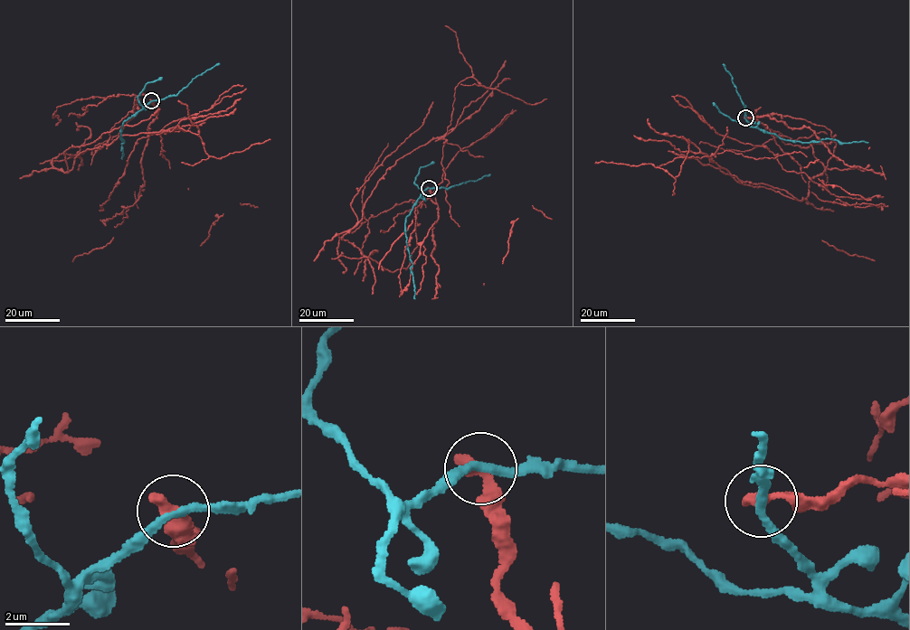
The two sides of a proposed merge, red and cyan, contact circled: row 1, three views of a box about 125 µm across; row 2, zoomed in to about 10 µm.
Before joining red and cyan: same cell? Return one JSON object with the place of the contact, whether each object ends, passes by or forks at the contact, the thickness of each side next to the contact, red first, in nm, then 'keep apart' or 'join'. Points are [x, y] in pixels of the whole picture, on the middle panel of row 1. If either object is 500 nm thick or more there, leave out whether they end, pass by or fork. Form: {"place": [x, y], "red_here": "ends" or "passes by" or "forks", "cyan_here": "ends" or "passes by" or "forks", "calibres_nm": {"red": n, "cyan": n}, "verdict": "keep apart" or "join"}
{"place": [429, 188], "red_here": "ends", "cyan_here": "passes by", "calibres_nm": {"red": 420, "cyan": 240}, "verdict": "keep apart"}

